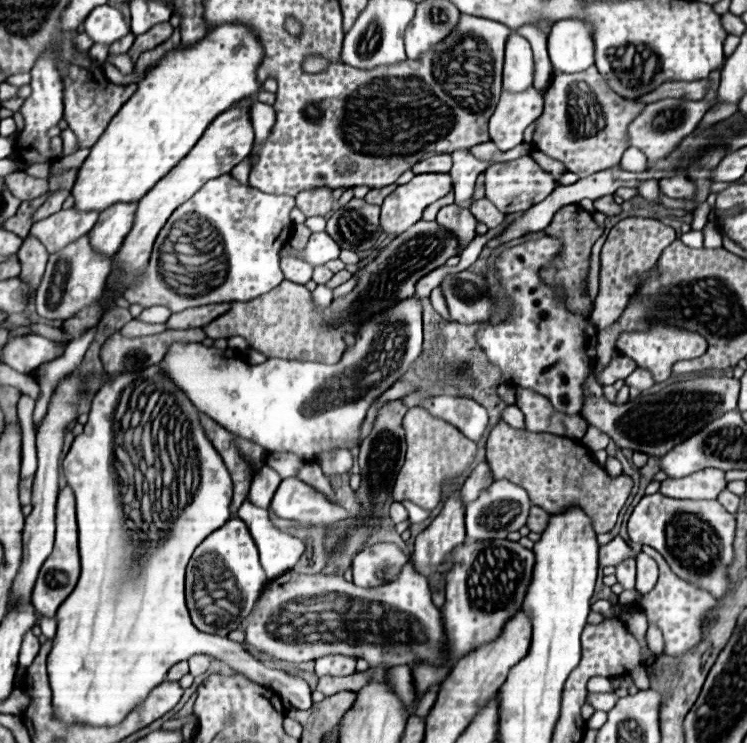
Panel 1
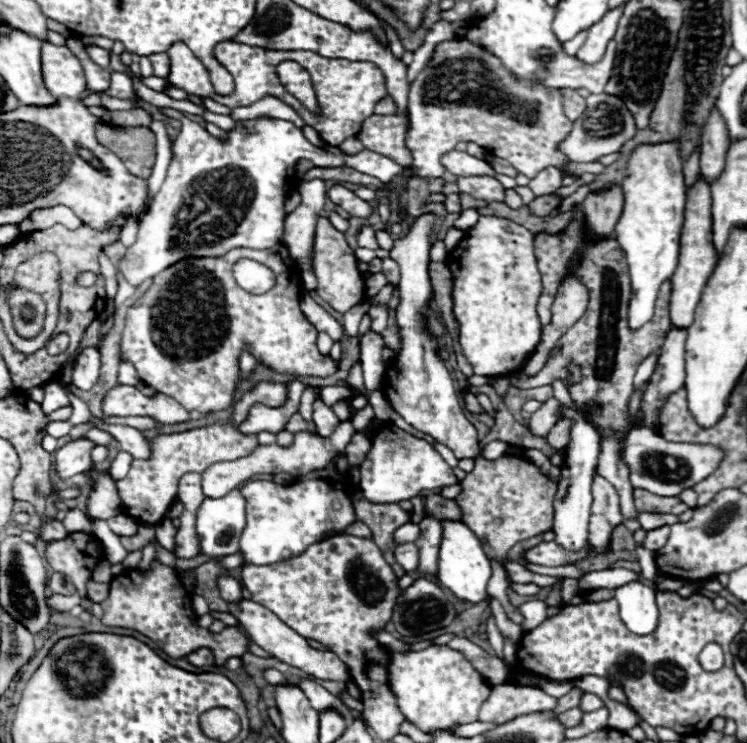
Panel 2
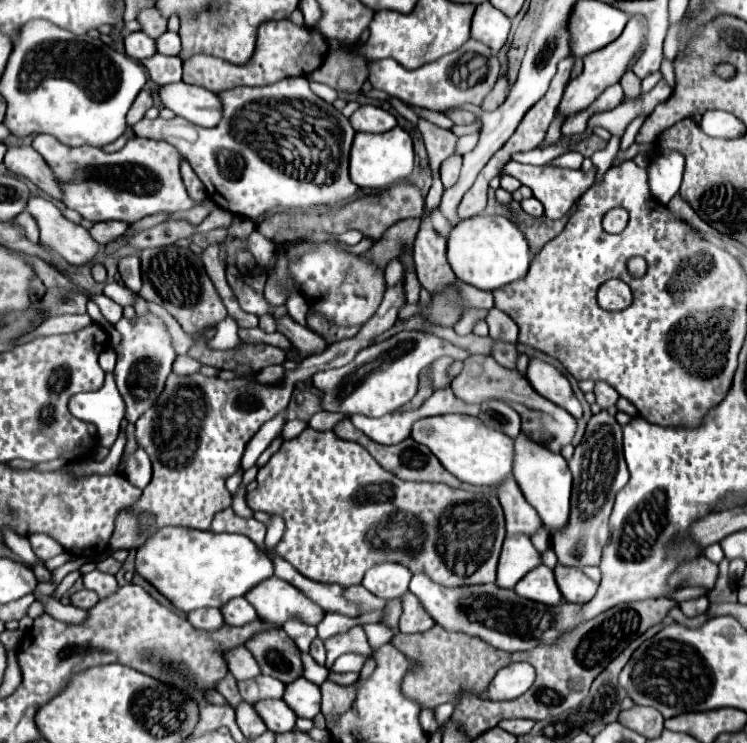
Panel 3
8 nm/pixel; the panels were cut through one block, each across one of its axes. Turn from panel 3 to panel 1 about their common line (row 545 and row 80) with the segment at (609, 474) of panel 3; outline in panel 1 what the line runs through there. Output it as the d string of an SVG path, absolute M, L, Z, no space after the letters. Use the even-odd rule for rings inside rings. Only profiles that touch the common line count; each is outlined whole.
M596 66L574 76L554 74L544 92L544 102L544 112L536 120L532 144L580 178L620 164L620 158L628 148L628 126L646 108L646 104L622 100L622 96L606 84Z

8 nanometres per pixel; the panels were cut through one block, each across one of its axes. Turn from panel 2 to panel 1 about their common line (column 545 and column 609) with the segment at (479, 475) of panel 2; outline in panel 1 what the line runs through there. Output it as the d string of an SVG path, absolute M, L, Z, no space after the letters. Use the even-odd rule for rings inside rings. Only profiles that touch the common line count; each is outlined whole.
M502 420L488 436L486 462L494 480L510 480L526 488L532 504L550 514L560 514L570 506L582 508L590 516L596 534L606 534L614 528L634 486L632 478L626 474L620 474L618 478L608 476L608 472L594 462L592 452L580 440L546 432L534 434L528 430L516 430Z

